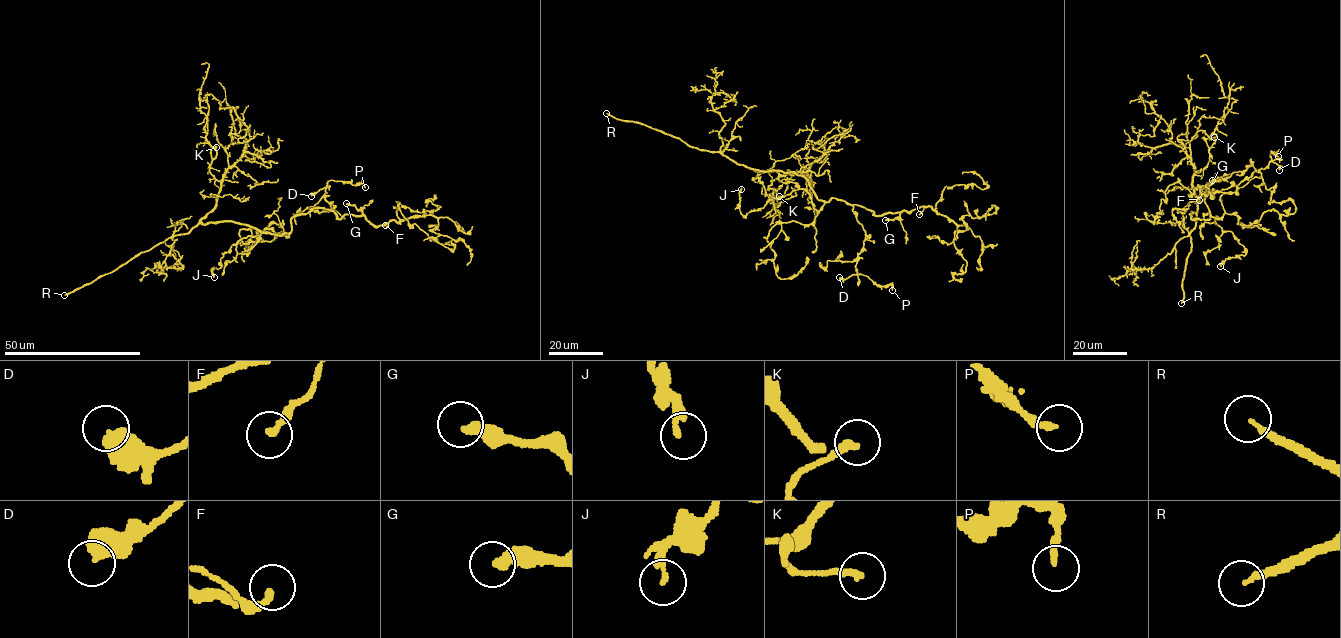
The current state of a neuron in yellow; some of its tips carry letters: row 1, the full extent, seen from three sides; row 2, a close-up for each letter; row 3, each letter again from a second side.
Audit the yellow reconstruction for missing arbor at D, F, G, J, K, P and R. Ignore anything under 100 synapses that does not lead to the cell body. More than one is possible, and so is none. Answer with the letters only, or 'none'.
G, R

